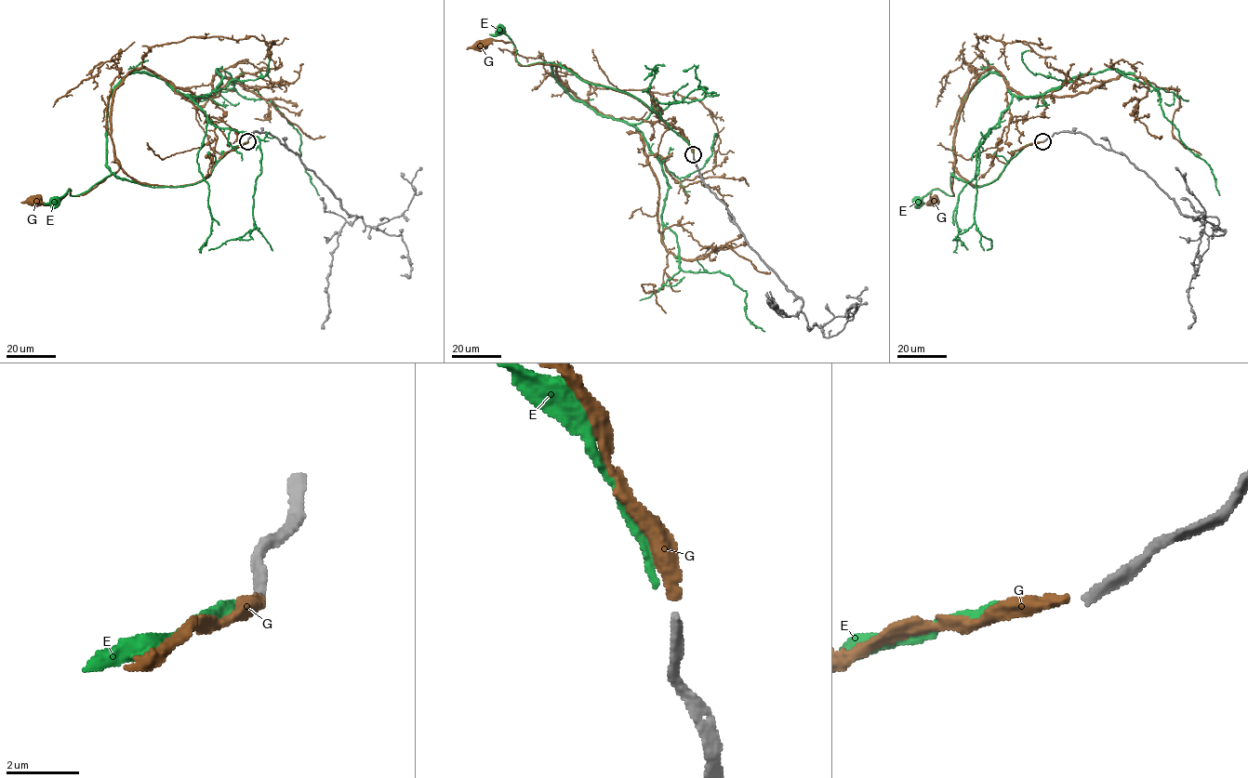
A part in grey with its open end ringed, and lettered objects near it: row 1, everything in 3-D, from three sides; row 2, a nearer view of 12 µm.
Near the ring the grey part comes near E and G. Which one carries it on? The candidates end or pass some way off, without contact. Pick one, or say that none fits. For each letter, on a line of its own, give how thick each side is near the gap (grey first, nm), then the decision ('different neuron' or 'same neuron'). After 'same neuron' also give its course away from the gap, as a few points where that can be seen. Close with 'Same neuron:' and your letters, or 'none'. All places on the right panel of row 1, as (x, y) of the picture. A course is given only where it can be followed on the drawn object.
E: 280 nm thick on the grey side, 200 nm on the other; different neuron
G: 280 nm thick on the grey side, 360 nm on the other; different neuron
Same neuron: none

